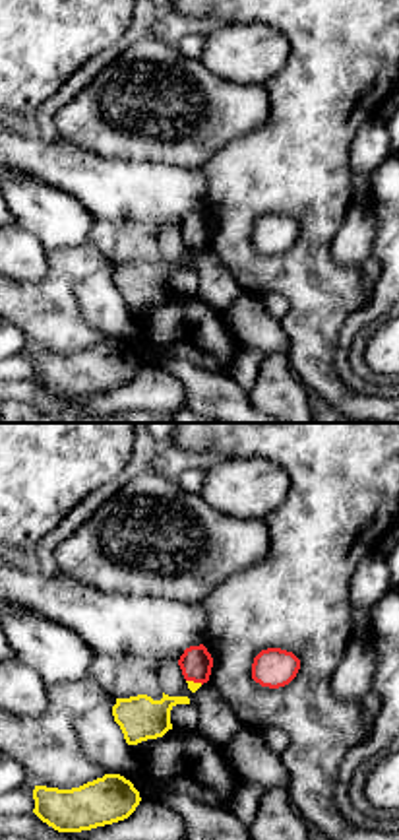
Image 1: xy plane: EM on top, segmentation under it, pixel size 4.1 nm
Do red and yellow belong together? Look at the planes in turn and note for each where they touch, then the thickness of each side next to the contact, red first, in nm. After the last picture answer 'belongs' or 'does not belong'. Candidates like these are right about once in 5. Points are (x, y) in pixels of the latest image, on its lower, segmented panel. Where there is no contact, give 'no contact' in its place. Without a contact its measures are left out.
(194, 681) | 140/40 nm

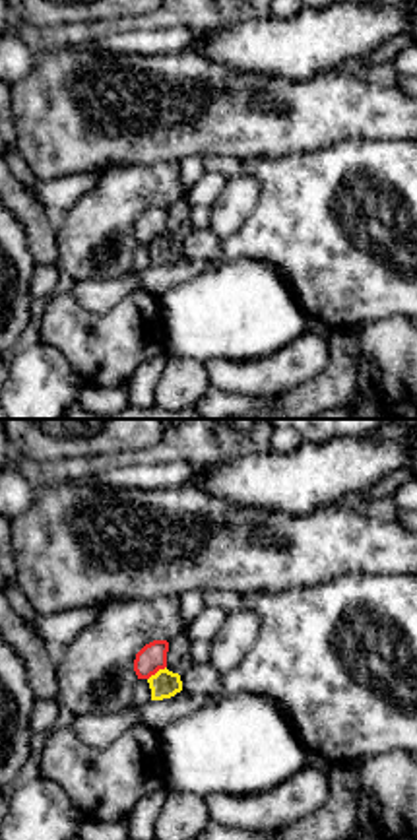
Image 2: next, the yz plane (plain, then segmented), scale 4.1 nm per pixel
(156, 672) | 120/120 nm

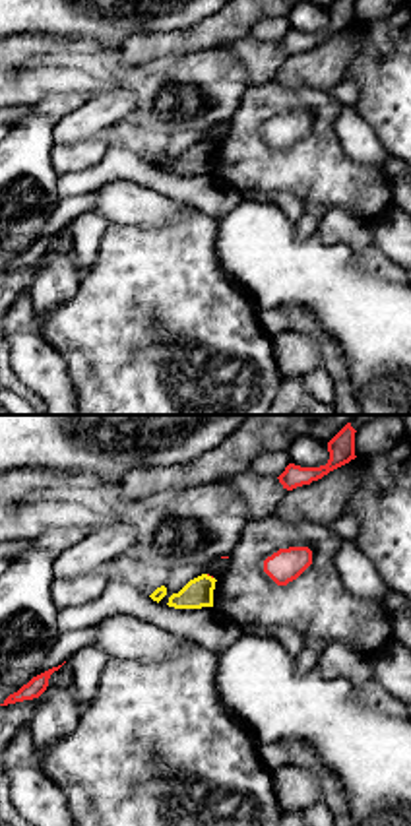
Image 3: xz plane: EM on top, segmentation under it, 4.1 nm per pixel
no contact

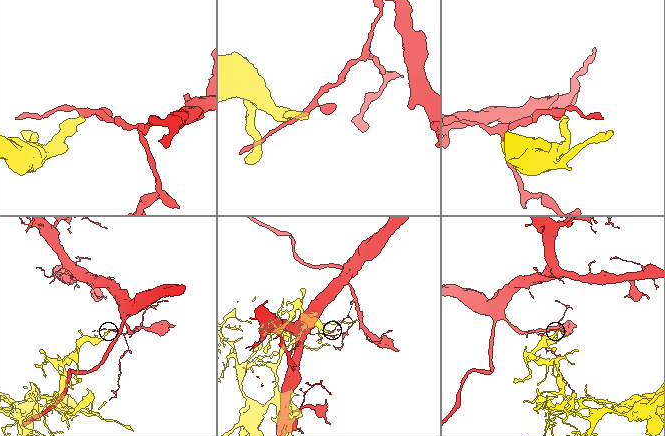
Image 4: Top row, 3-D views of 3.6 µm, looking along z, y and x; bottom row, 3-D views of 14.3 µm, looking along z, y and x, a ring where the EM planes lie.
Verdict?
does not belong

